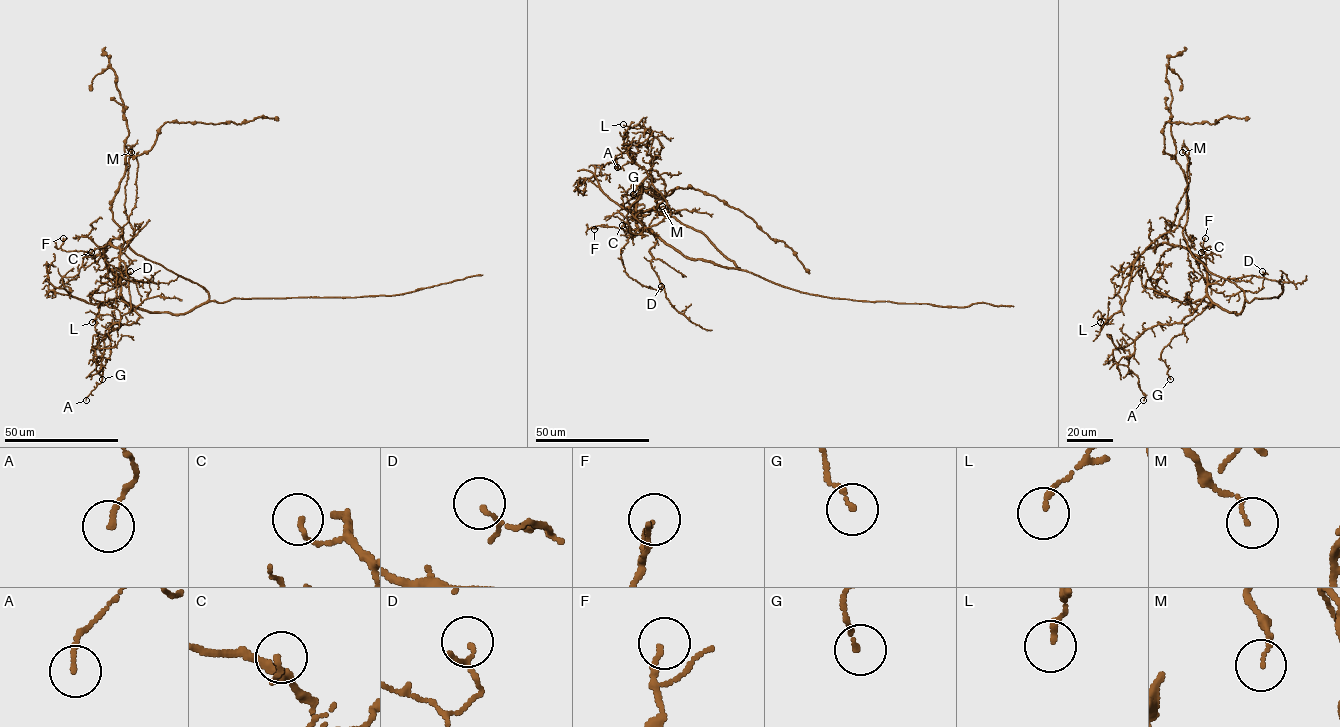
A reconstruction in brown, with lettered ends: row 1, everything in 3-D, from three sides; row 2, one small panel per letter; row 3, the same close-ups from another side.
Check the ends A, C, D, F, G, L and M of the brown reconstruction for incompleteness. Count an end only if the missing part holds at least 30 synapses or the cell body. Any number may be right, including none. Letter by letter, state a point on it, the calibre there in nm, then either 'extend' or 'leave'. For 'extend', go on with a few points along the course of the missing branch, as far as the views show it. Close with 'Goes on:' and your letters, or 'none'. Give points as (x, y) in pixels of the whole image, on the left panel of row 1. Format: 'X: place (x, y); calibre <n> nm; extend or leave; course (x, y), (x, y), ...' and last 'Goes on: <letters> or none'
A: place (86, 400); calibre 140 nm; leave
C: place (91, 252); calibre 120 nm; leave
D: place (130, 271); calibre 90 nm; leave
F: place (63, 238); calibre 120 nm; leave
G: place (102, 379); calibre 130 nm; leave
L: place (92, 322); calibre 140 nm; leave
M: place (131, 152); calibre 100 nm; leave
Goes on: none

